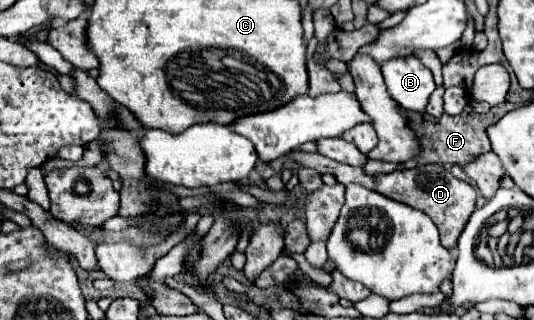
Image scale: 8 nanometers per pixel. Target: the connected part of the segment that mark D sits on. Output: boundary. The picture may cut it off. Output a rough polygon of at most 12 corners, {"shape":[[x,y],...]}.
{"shape":[[290,152],[340,184],[422,210],[454,248],[476,192],[438,164],[368,176],[318,152]]}

